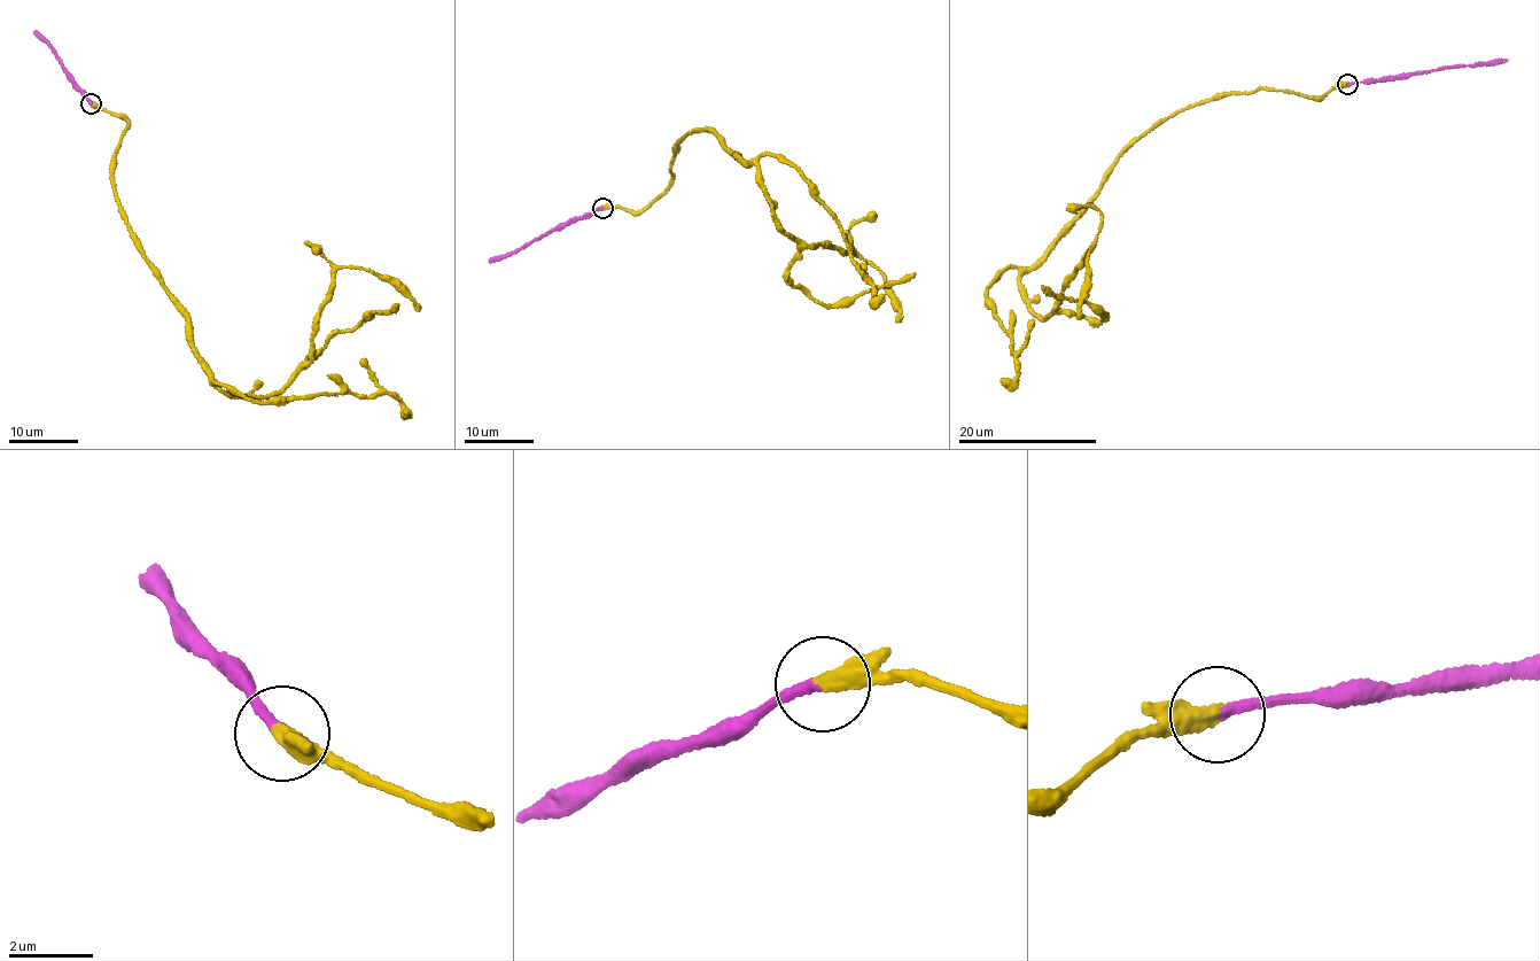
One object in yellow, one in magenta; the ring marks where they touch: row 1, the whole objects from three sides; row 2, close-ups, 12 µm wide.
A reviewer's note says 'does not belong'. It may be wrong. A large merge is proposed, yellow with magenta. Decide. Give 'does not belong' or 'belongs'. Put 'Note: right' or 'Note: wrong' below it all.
belongs
Note: wrong

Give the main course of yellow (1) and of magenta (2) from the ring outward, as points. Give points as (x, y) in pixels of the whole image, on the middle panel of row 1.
1: (601, 207), (636, 214), (664, 191), (674, 149), (715, 131), (757, 165), (777, 227), (880, 271), (899, 322)
2: (601, 207), (570, 218), (489, 262)

